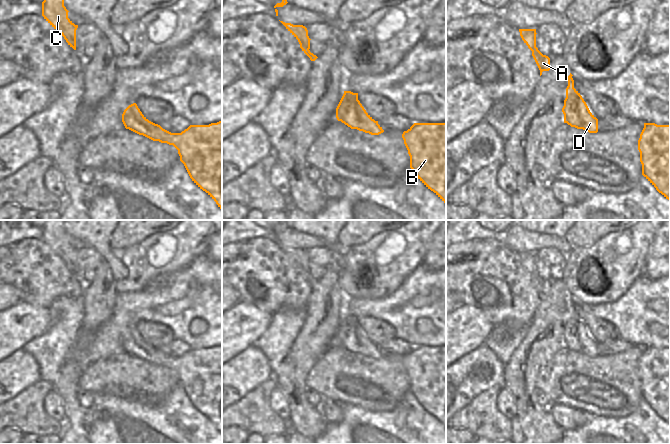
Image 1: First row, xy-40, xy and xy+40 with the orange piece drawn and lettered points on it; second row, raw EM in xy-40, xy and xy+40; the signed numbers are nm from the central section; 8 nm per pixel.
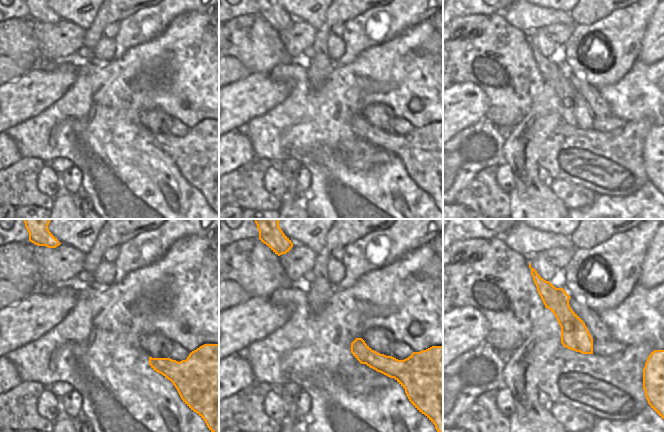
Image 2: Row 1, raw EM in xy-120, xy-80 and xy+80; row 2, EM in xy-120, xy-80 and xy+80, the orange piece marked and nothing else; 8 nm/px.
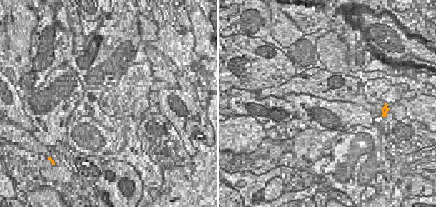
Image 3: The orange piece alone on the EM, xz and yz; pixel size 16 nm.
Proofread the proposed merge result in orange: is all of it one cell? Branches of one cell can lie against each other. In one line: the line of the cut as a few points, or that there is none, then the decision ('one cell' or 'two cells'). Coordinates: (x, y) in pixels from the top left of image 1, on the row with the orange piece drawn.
cut none; one cell

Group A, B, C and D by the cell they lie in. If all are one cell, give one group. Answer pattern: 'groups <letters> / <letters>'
groups A B C D

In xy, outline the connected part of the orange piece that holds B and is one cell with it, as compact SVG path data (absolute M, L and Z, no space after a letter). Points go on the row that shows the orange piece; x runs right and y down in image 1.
M414 123L402 138L412 171L446 203L446 123Z

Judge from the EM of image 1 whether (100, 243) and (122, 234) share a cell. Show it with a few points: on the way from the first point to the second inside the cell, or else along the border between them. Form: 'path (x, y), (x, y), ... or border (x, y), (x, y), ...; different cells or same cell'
border (114, 230), (110, 236), (111, 248); different cells

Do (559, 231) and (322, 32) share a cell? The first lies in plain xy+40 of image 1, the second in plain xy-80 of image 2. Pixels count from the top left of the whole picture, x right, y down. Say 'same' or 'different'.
different

